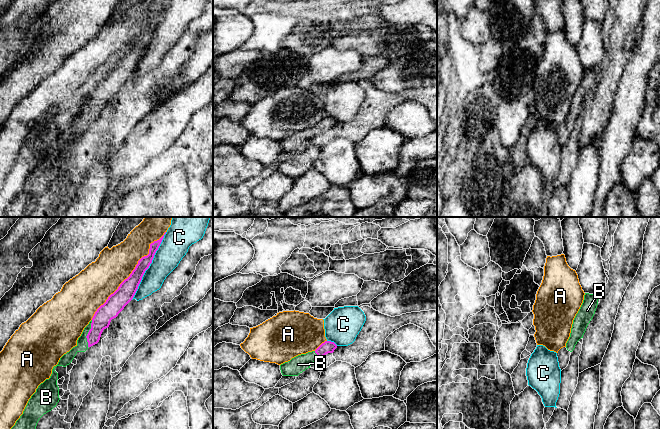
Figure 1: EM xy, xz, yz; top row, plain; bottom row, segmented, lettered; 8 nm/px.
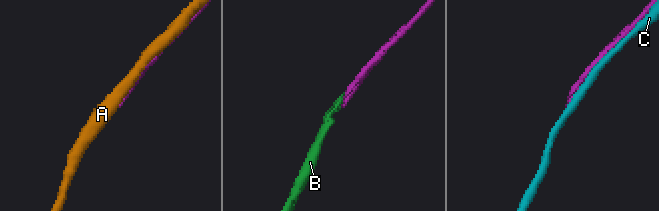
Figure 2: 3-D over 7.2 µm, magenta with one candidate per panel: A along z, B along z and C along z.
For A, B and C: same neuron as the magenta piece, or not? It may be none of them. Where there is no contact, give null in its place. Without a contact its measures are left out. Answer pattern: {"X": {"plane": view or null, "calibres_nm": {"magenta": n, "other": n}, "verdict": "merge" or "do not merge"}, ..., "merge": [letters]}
{"A": {"plane": "xy", "calibres_nm": {"magenta": 150, "other": 300}, "verdict": "do not merge"}, "B": {"plane": "xy", "calibres_nm": {"magenta": 150, "other": 100}, "verdict": "merge"}, "C": {"plane": "xy", "calibres_nm": {"magenta": 140, "other": 220}, "verdict": "do not merge"}, "merge": ["B"]}

